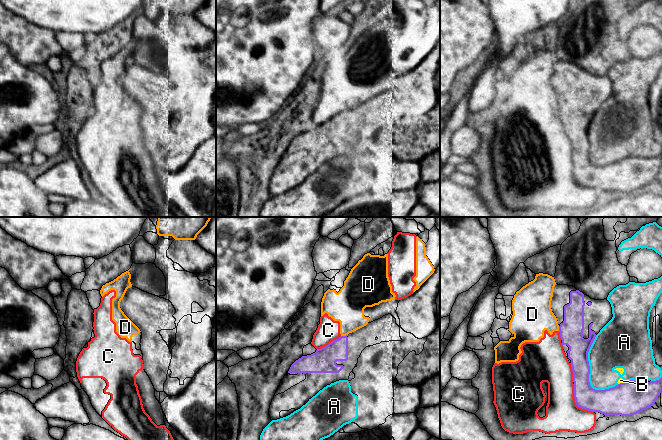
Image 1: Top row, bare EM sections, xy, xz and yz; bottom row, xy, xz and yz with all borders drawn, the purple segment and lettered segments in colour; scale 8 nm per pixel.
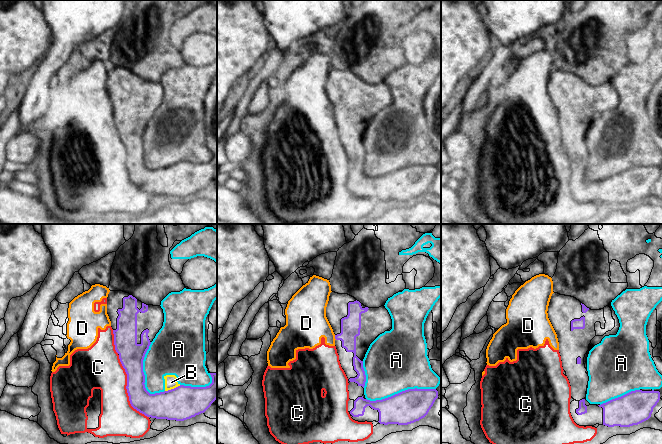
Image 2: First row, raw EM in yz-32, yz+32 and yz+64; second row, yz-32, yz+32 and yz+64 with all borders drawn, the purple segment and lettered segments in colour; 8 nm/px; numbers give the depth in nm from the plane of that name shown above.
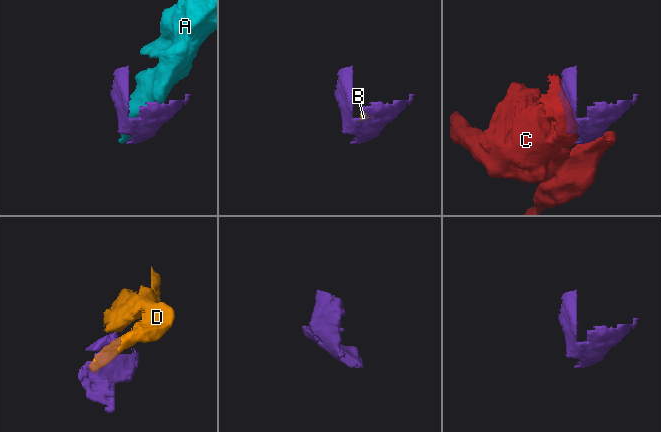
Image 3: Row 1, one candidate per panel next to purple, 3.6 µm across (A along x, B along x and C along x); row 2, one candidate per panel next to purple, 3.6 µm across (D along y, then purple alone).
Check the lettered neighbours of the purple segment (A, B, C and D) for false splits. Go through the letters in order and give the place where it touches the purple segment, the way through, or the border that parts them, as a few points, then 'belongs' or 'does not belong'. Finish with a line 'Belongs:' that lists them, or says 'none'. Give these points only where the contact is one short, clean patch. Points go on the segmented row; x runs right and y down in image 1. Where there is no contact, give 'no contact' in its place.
A: meets purple in yz at (589, 367); does not belong
B: meets purple in yz at (620, 383); border along yz (623, 381), (618, 384); does not belong
C: meets purple in yz at (575, 402); does not belong
D: meets purple in xz at (343, 336); border along xz (346, 334), (341, 336); does not belong
Belongs: none

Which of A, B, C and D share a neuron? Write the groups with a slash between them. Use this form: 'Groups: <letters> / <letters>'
Groups: A B / C D

